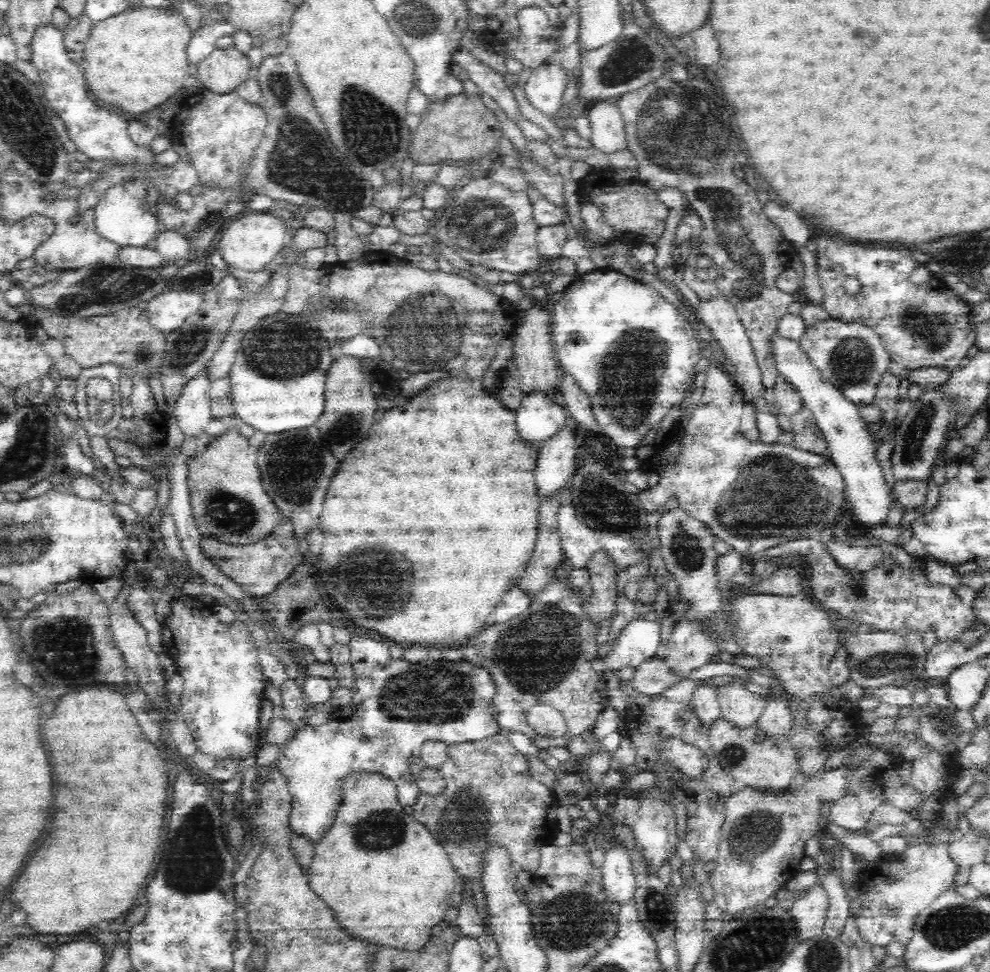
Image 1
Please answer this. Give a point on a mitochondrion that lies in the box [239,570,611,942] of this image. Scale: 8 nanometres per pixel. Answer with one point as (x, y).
(534, 662)

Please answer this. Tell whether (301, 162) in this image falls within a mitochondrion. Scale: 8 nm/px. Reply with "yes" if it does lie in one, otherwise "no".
yes

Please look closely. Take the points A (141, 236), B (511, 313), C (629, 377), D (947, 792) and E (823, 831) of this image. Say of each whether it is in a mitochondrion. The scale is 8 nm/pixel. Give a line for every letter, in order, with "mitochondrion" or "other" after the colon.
A: other
B: other
C: mitochondrion
D: other
E: other

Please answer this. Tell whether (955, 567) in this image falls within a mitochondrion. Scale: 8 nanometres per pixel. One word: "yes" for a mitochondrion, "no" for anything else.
no

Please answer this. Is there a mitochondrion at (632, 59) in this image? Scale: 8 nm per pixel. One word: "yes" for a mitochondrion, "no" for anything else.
yes

